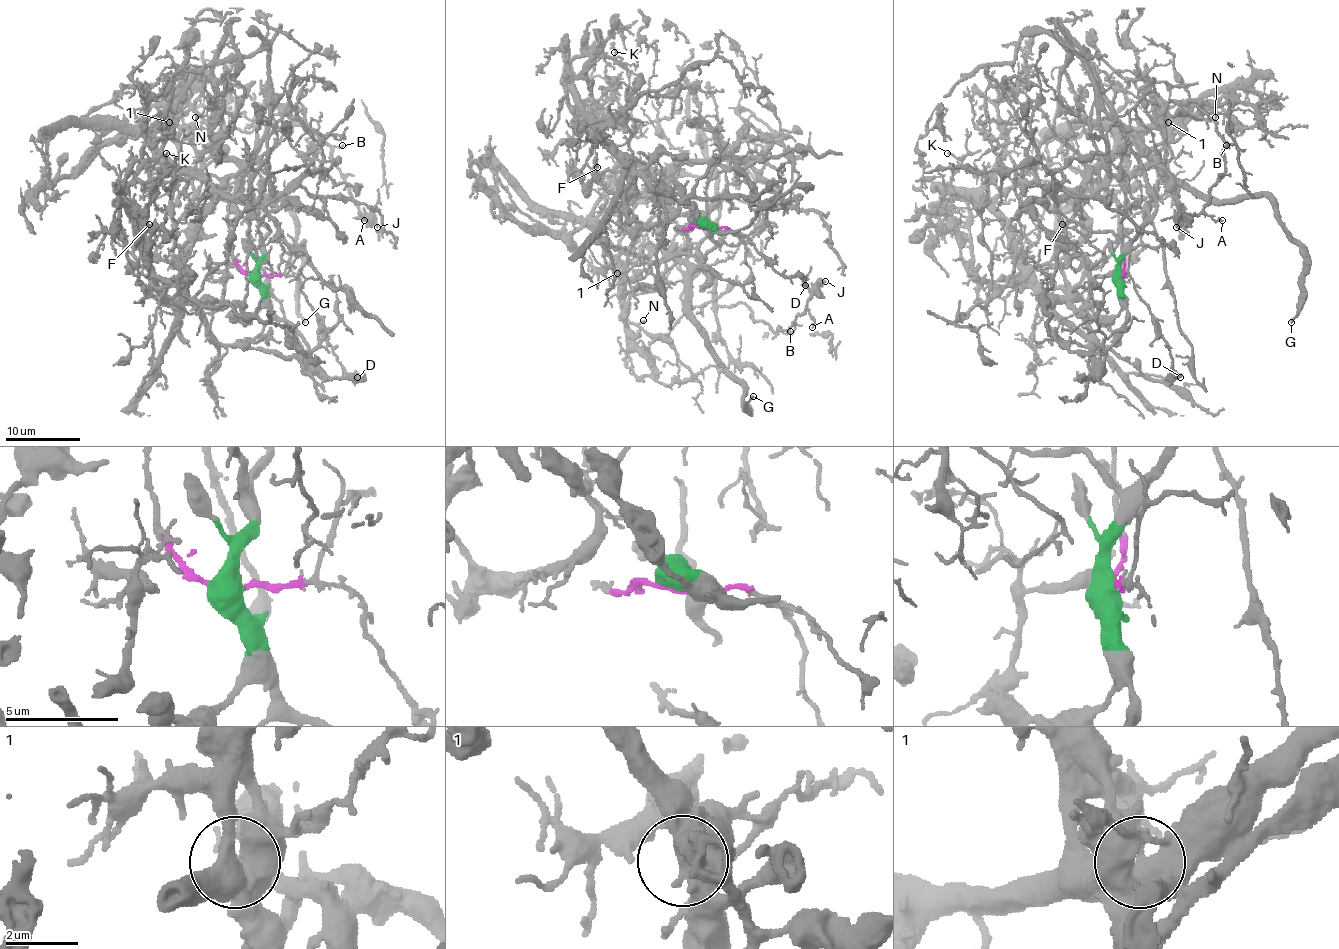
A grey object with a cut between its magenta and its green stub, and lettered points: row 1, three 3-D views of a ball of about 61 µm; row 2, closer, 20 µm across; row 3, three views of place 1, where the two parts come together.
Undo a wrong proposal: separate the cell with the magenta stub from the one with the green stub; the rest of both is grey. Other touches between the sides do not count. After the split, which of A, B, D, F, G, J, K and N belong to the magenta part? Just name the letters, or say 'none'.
A, B, D, G, J

